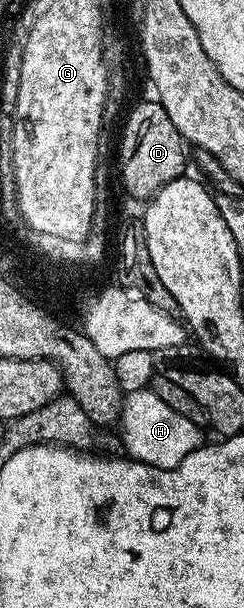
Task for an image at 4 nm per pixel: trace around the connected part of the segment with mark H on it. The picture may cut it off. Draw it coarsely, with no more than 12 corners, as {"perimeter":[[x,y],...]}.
{"perimeter":[[150,390],[126,393],[126,455],[176,468],[200,425]]}

